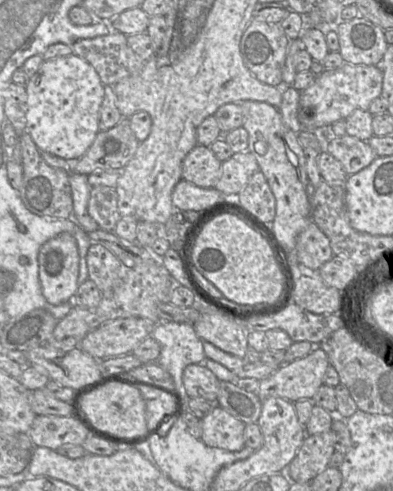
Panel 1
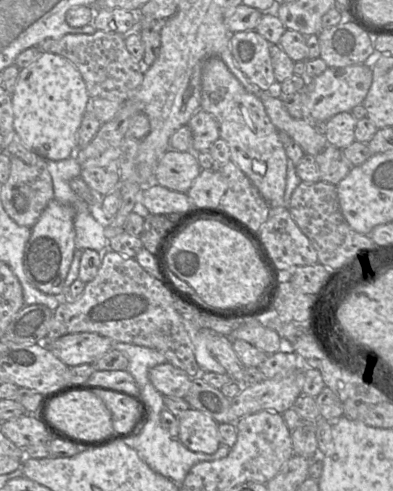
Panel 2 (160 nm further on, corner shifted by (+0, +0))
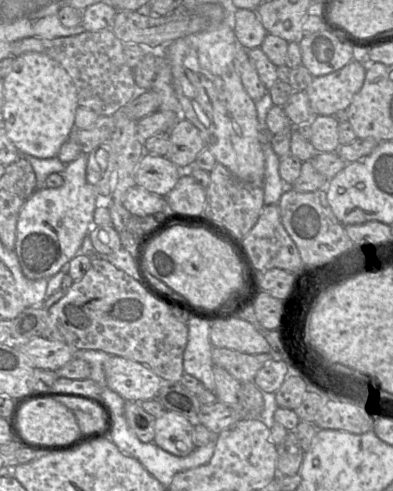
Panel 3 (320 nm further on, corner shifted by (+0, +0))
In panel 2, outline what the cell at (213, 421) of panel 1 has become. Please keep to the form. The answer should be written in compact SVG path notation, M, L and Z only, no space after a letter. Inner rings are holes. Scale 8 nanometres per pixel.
M190 408L177 417L179 418L177 439L189 450L212 454L220 447L219 423L210 416Z

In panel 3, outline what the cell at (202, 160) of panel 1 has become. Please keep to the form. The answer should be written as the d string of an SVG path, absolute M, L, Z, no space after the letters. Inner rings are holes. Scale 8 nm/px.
M144 154L136 172L136 186L165 197L177 184L182 170L168 158Z

